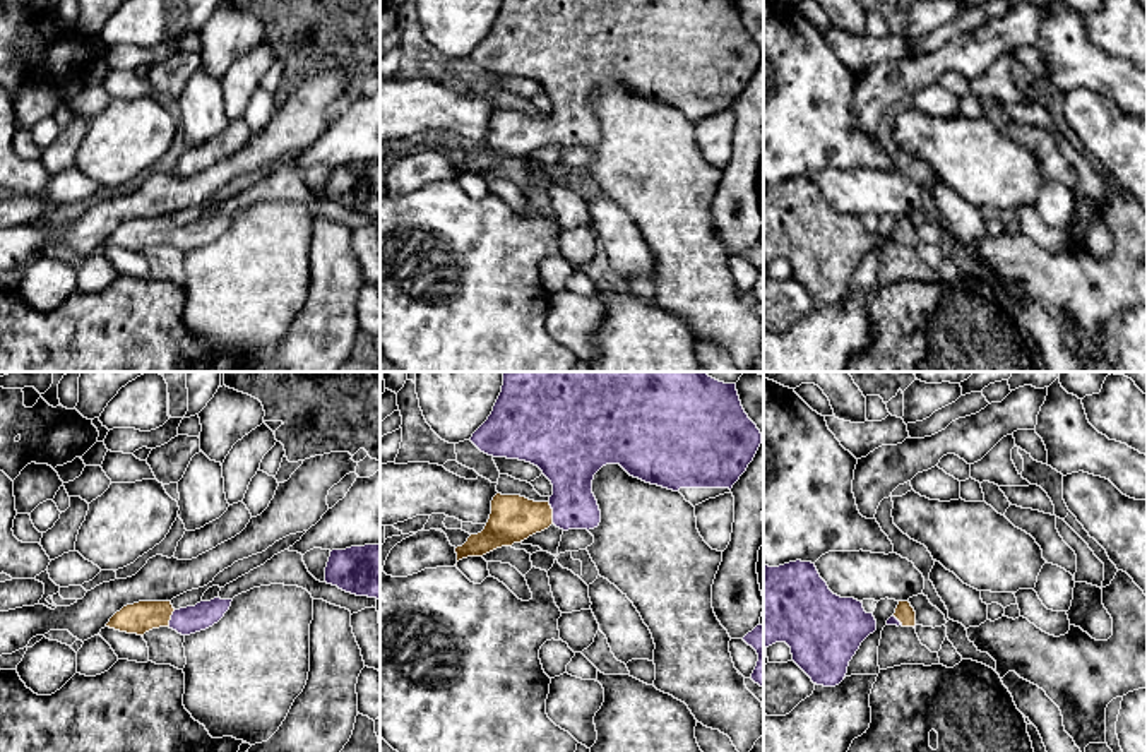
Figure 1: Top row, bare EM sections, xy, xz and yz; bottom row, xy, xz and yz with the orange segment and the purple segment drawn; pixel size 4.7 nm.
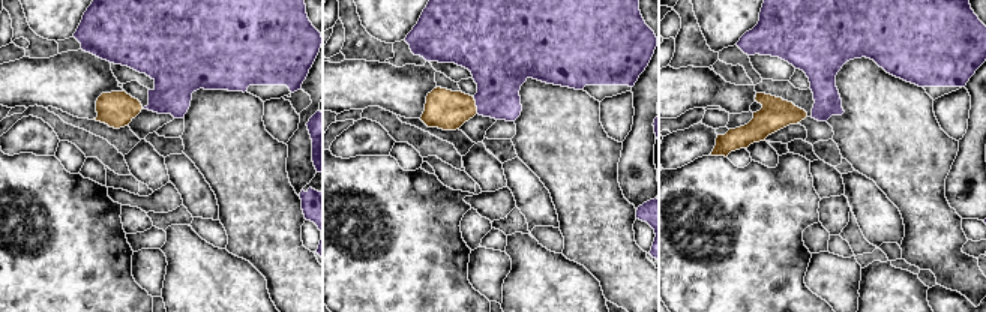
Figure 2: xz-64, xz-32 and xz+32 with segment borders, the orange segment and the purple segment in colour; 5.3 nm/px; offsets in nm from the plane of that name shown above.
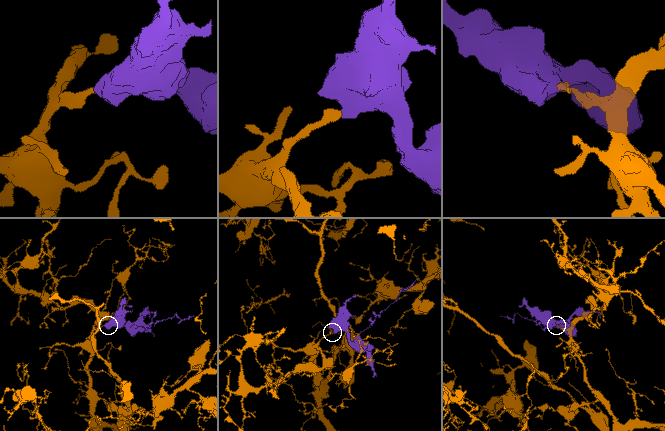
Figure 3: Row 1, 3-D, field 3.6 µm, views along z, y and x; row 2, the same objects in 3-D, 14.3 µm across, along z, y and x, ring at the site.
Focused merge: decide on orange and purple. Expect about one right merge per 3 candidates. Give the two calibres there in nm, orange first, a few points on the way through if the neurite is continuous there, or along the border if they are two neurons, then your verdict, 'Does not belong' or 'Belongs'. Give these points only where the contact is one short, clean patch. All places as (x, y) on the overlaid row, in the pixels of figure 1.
Thickness 220 nm (orange) against 260 nm. Path across: xz (514, 518), (552, 513), (570, 494), (570, 463). Belongs

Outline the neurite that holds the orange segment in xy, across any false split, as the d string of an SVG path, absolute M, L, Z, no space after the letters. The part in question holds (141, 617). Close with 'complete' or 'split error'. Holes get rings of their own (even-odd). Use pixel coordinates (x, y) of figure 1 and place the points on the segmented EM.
M214 598L180 610L175 610L171 601L139 601L116 612L106 627L137 636L169 627L181 636L190 636L217 624L229 610L231 601Z | split error

